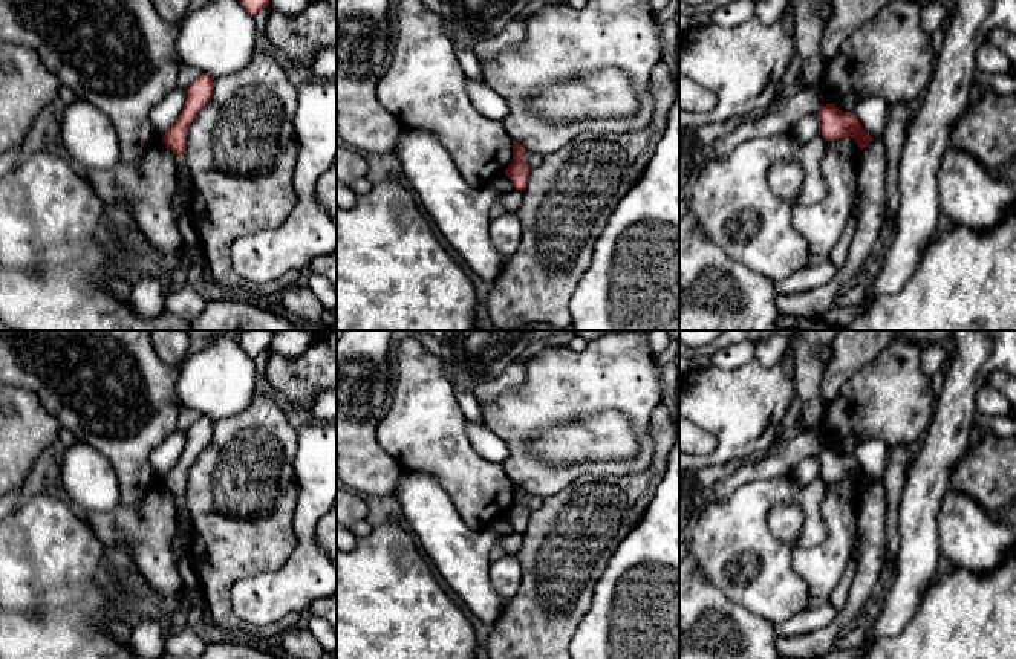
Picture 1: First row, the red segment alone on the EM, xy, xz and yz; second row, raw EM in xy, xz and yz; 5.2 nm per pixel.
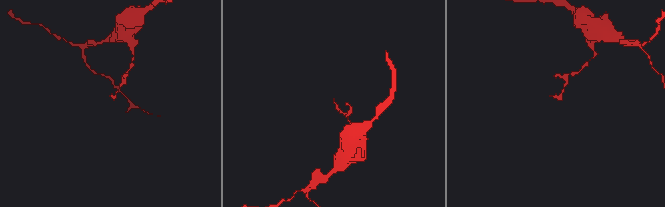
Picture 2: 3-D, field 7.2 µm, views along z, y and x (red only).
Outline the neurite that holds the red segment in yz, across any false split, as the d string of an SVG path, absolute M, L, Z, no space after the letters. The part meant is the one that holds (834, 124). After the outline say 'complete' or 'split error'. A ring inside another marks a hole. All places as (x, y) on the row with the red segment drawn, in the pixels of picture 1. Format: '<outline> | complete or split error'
M834 104L823 106L817 112L817 118L819 135L822 135L825 141L854 138L860 150L874 141L854 113L842 112Z | complete

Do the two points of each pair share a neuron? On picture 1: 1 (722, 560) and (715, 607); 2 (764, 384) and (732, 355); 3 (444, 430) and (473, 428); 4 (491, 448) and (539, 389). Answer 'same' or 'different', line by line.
1: different
2: different
3: different
4: different

